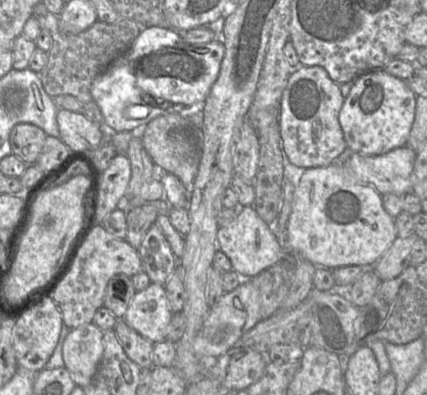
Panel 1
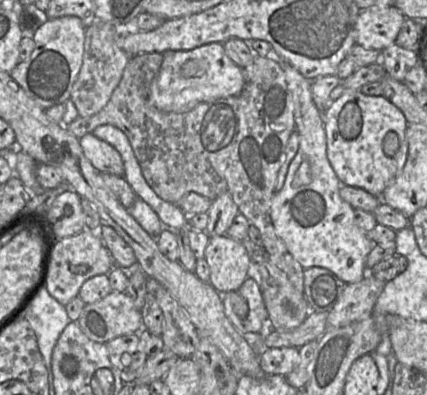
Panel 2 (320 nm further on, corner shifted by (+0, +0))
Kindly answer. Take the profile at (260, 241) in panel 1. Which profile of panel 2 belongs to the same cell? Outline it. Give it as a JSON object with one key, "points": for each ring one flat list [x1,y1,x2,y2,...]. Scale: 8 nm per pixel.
{"points":[[227,234,211,237,204,259,210,268,209,284,217,292,225,292,233,305,233,311,240,320,248,316,248,303,236,293,247,279,250,265,248,252,242,242]]}

